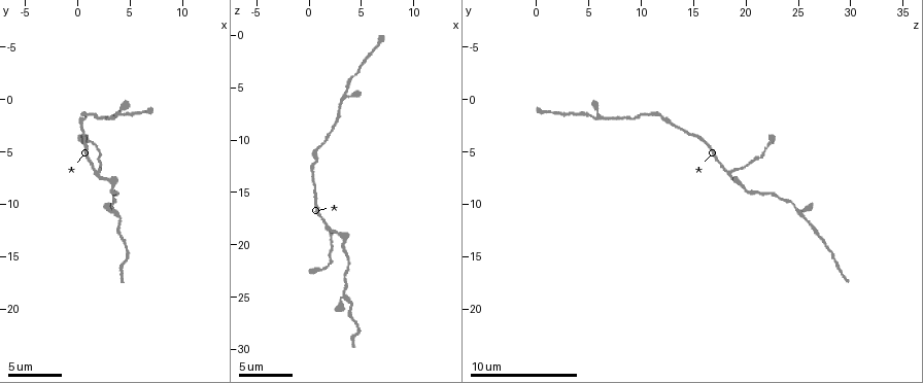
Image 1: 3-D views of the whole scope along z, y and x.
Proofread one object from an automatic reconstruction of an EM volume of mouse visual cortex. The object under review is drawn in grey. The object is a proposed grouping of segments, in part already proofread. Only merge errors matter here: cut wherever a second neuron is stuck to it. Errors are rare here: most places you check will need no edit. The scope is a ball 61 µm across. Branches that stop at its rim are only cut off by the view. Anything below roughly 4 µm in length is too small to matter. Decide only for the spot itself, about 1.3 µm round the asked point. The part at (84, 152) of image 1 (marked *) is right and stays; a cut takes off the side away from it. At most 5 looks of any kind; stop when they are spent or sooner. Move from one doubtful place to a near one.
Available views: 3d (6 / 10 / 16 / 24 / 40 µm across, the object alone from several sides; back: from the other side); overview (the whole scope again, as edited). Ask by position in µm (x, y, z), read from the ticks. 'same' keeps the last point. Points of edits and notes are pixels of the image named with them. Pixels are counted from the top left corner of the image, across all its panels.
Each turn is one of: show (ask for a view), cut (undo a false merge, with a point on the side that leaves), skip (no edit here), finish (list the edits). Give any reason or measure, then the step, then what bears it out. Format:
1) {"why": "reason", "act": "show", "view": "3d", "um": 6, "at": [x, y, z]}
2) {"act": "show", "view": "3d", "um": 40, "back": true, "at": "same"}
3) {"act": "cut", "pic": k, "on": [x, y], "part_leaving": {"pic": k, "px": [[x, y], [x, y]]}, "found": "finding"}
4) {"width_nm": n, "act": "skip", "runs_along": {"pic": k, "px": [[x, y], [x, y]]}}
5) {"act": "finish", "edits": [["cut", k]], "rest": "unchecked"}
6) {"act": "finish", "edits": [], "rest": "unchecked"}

{"why": "thick turns thin", "act": "show", "view": "3d", "um": 10, "at": [3.4, 9.8, 24.2]}

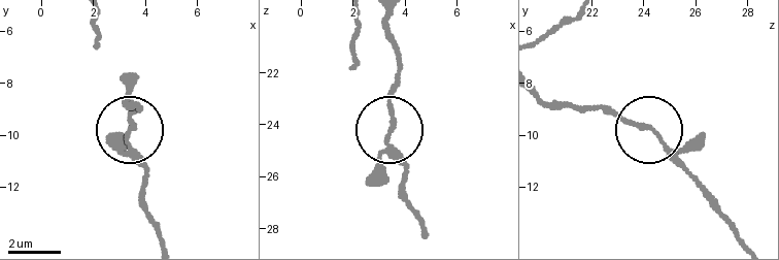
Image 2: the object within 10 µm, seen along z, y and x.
{"act": "skip", "found": "one neuron here"}

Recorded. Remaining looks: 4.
{"why": "calibre changes", "act": "show", "view": "3d", "um": 10, "at": [0.6, 2.4, 13.2]}

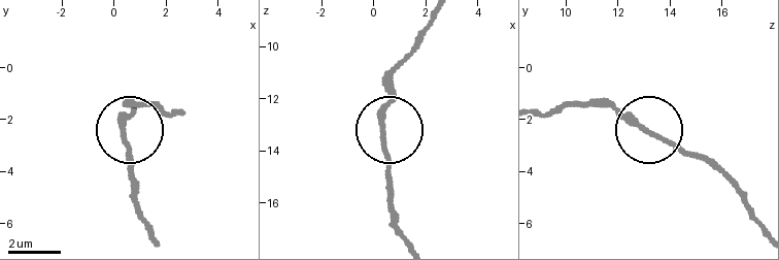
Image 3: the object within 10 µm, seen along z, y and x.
{"width_nm": 210, "act": "skip", "runs_along": {"pic": 3, "px": [[741, 198], [708, 165], [590, 102]]}, "found": "one neuron here"}

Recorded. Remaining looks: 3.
{"why": "three-way junction", "act": "show", "view": "3d", "um": 10, "at": [2.0, 7.0, 18.6]}

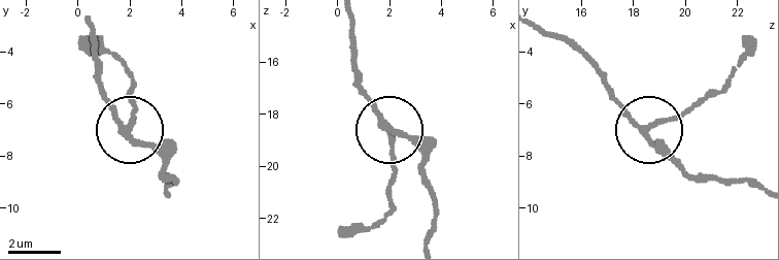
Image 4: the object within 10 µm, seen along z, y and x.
{"act": "show", "view": "3d", "um": 10, "back": true, "at": [2.0, 7.1, 18.5]}

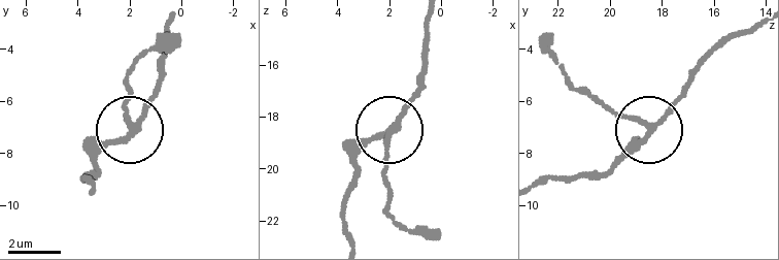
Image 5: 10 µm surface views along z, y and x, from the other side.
{"arms": 3, "act": "skip", "runs_along": {"pic": 5, "px": [[422, 87], [388, 137], [384, 182]]}, "found": "one neuron here"}

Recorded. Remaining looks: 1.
{"act": "finish", "edits": [], "rest": "unchecked"}

